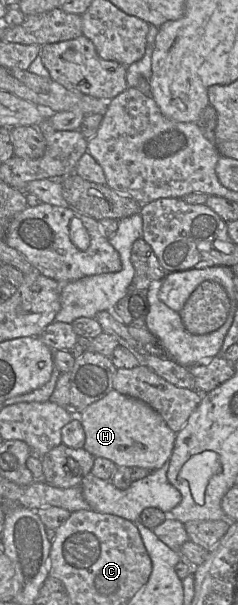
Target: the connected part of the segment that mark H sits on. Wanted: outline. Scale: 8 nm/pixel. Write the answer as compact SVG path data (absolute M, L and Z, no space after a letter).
M112 390L90 404L78 418L85 433L83 448L93 457L111 460L117 468L141 467L155 471L171 457L176 433L157 411L139 399Z

